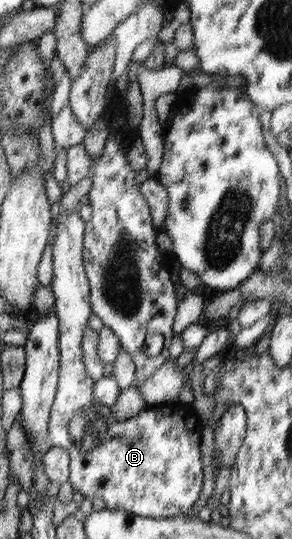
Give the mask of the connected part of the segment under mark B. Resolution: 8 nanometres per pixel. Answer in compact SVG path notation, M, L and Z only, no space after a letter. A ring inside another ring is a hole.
M79 207L73 213L65 214L64 216L59 216L59 222L57 226L53 226L53 245L52 245L52 263L53 263L53 276L50 290L55 296L55 307L56 315L59 321L59 336L58 336L58 347L60 350L60 367L58 370L58 387L56 390L56 395L50 410L50 417L48 420L49 427L49 440L53 447L59 446L64 448L70 456L70 477L69 481L71 483L72 489L77 490L83 495L83 498L87 498L93 502L95 497L101 496L103 502L105 502L105 508L109 510L124 510L127 513L137 514L143 518L175 518L183 517L189 515L192 512L192 506L197 502L199 494L201 494L201 489L203 488L203 469L201 462L201 451L199 446L201 446L202 429L203 424L200 420L197 411L194 409L192 403L182 403L181 401L173 401L165 404L160 404L157 407L150 407L148 409L138 412L137 415L132 416L128 419L121 419L118 421L112 417L110 413L110 407L98 403L94 399L94 381L91 376L87 374L85 370L85 363L83 362L83 335L85 334L85 329L88 327L89 317L92 315L92 308L90 304L90 287L88 284L88 278L86 277L84 271L84 262L82 259L83 254L83 241L84 241L84 230L85 223L81 220L79 215Z

